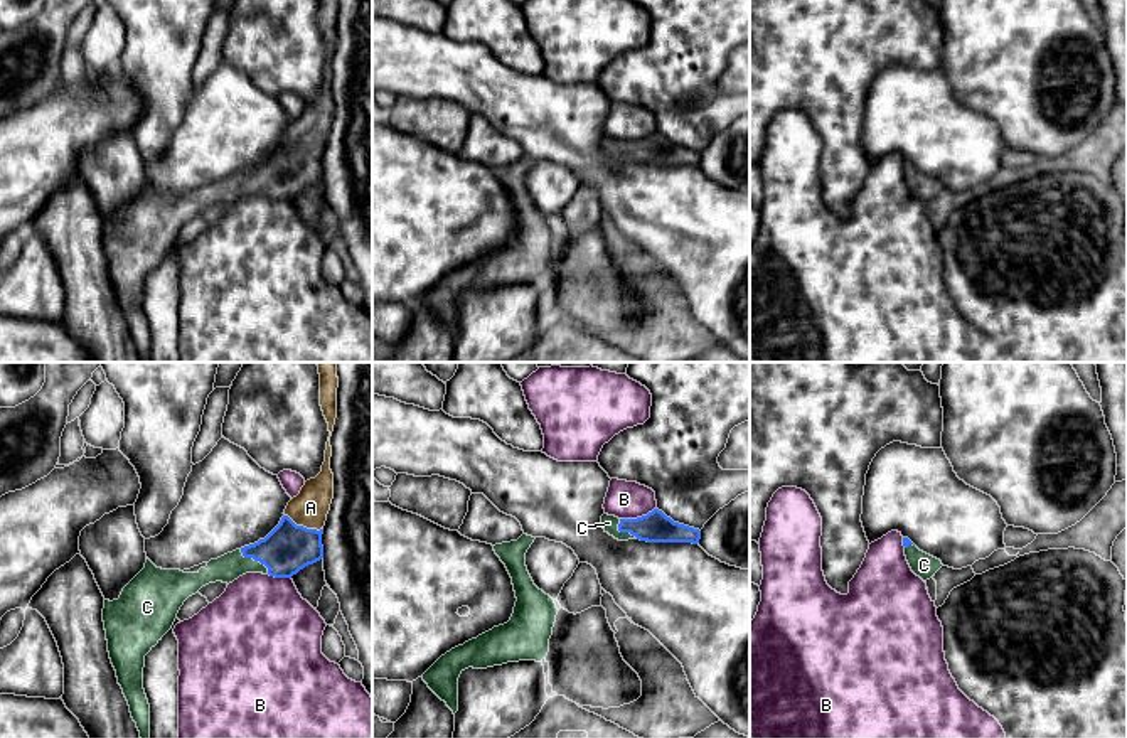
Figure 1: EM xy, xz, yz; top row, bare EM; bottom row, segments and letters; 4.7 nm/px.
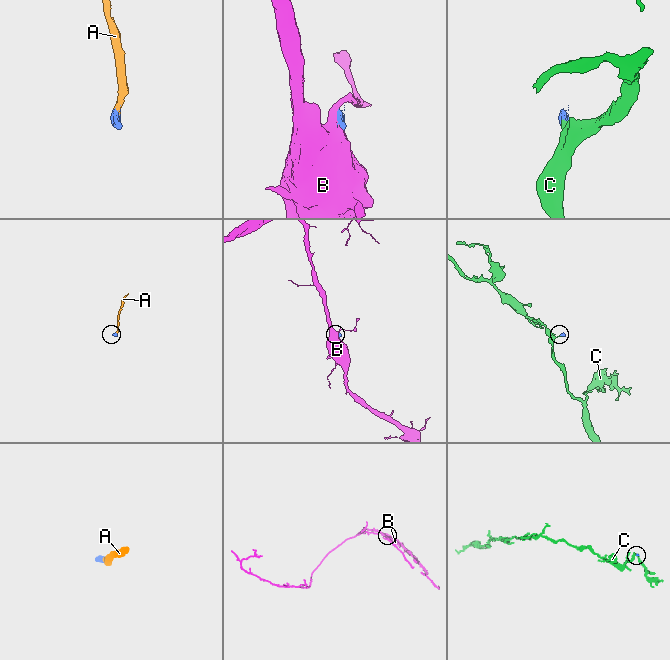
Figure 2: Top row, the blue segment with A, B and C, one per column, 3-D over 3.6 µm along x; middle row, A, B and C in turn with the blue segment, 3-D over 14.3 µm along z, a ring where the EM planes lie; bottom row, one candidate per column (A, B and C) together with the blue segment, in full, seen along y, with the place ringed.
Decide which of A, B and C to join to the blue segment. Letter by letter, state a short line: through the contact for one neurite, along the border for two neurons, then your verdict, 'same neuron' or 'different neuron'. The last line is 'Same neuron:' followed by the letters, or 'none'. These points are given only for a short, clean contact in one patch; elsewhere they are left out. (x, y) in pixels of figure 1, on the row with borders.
A: xy (288, 548), (297, 540), (302, 526), (310, 508) | same neuron
B: xz (656, 508), (646, 514), (620, 519) | different neuron
C: xy (288, 548), (280, 555), (255, 560), (243, 560), (233, 565) | same neuron
Same neuron: A, C

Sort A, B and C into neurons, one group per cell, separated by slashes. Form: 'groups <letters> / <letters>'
groups A C / B

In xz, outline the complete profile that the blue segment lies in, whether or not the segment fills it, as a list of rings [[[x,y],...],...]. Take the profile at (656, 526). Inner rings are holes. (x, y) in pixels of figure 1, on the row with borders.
[[[654,509],[637,519],[618,519],[603,514],[601,527],[618,541],[640,539],[647,543],[692,543],[697,544],[701,531],[674,522],[662,511]]]

